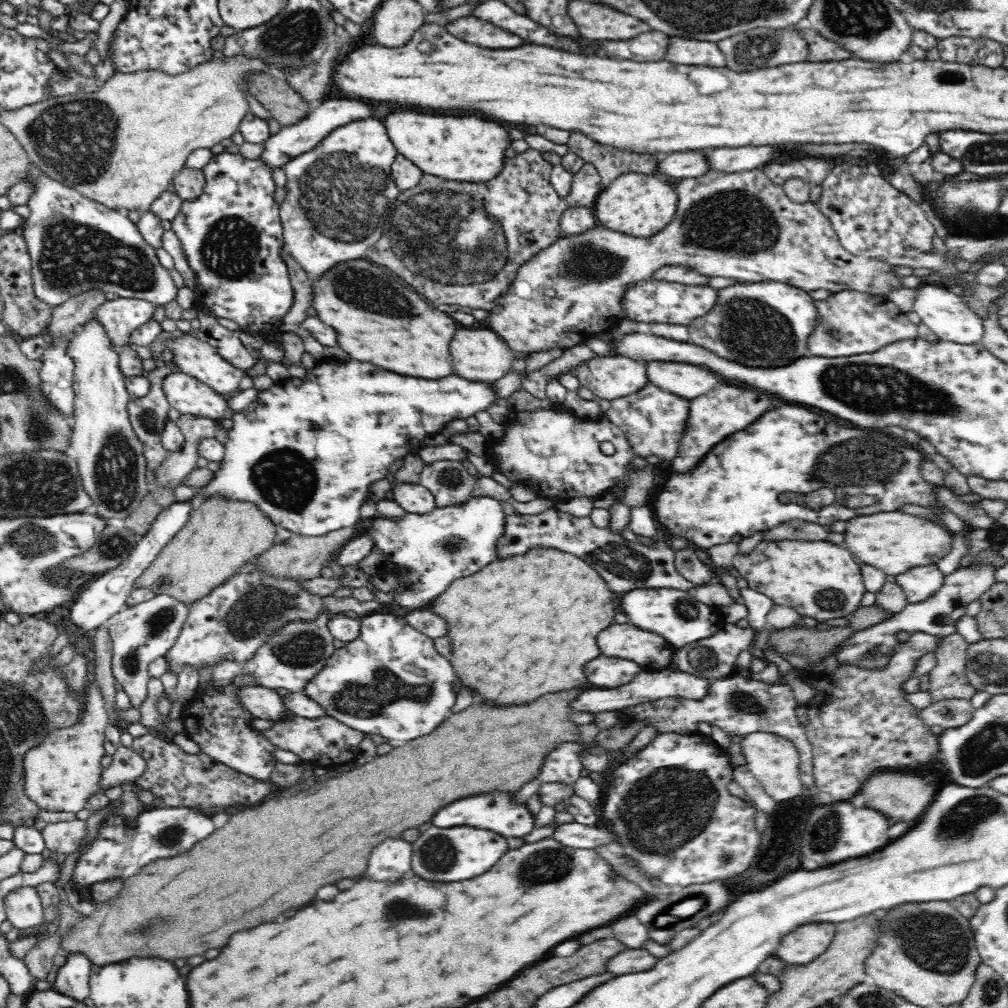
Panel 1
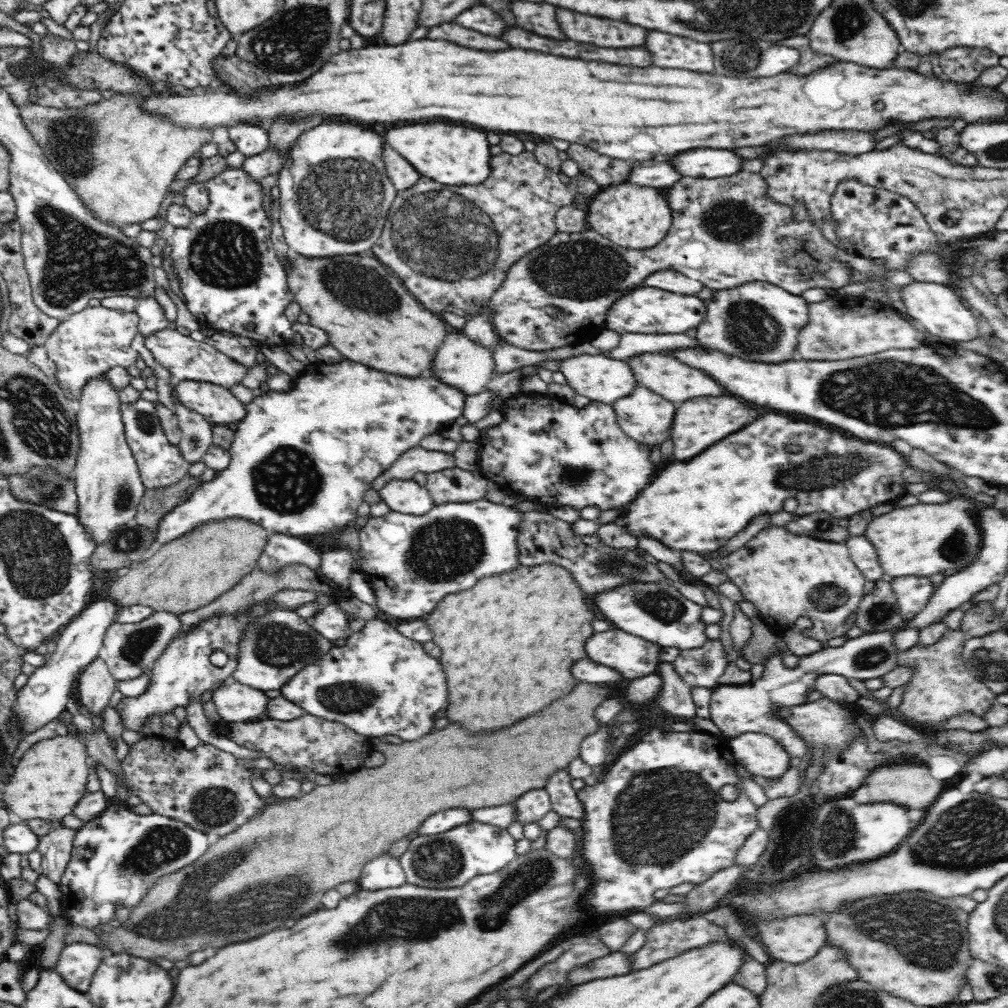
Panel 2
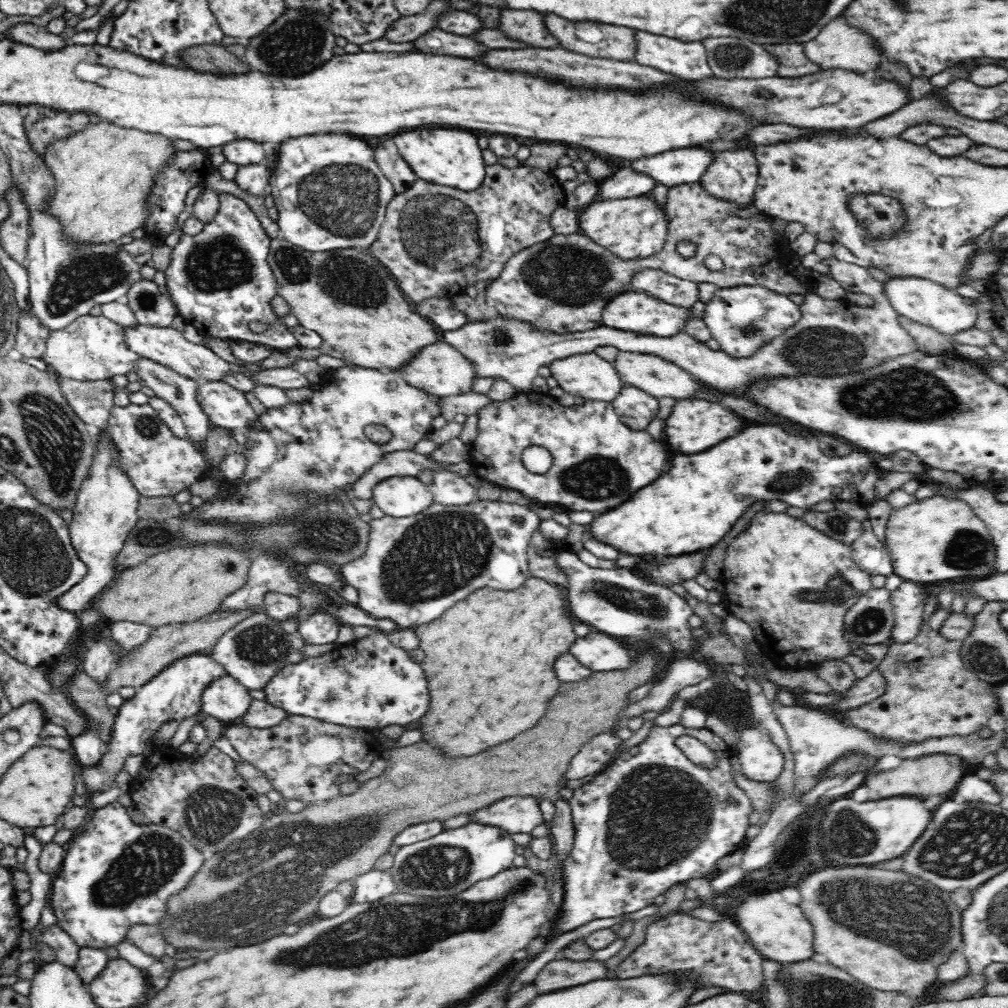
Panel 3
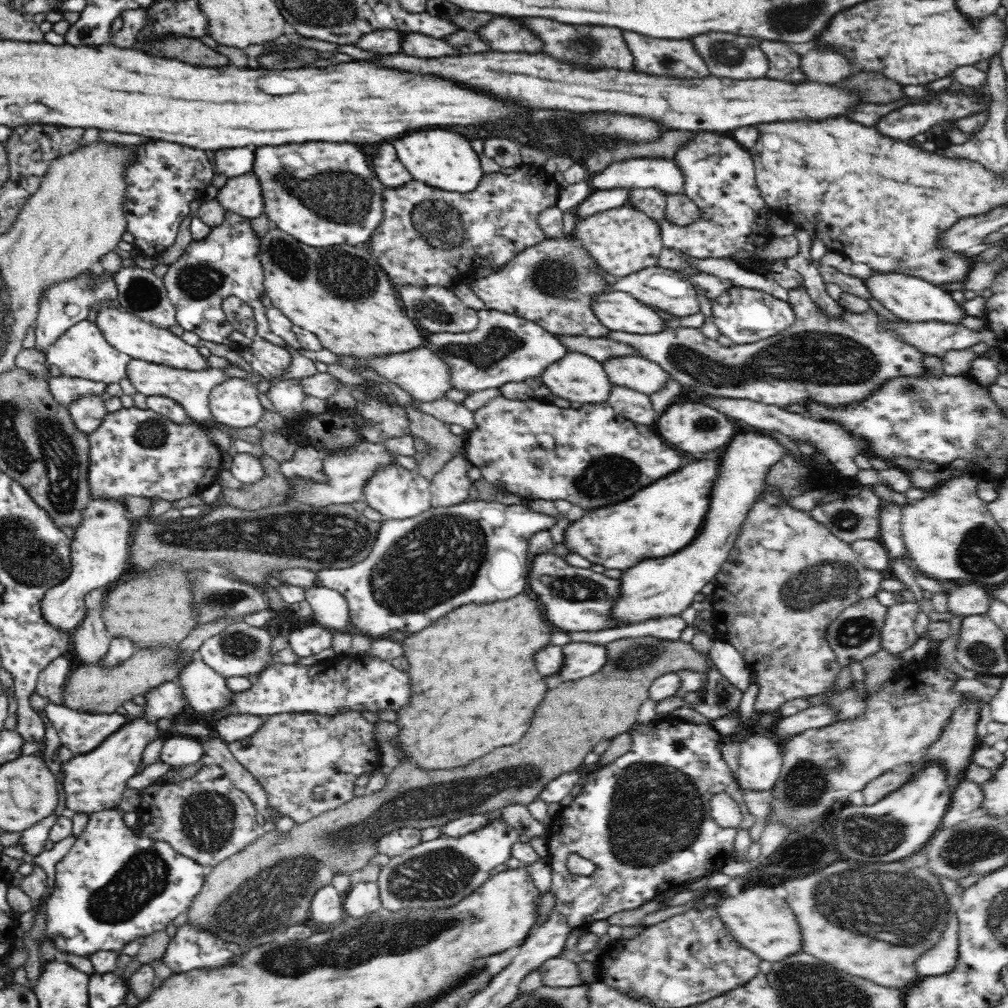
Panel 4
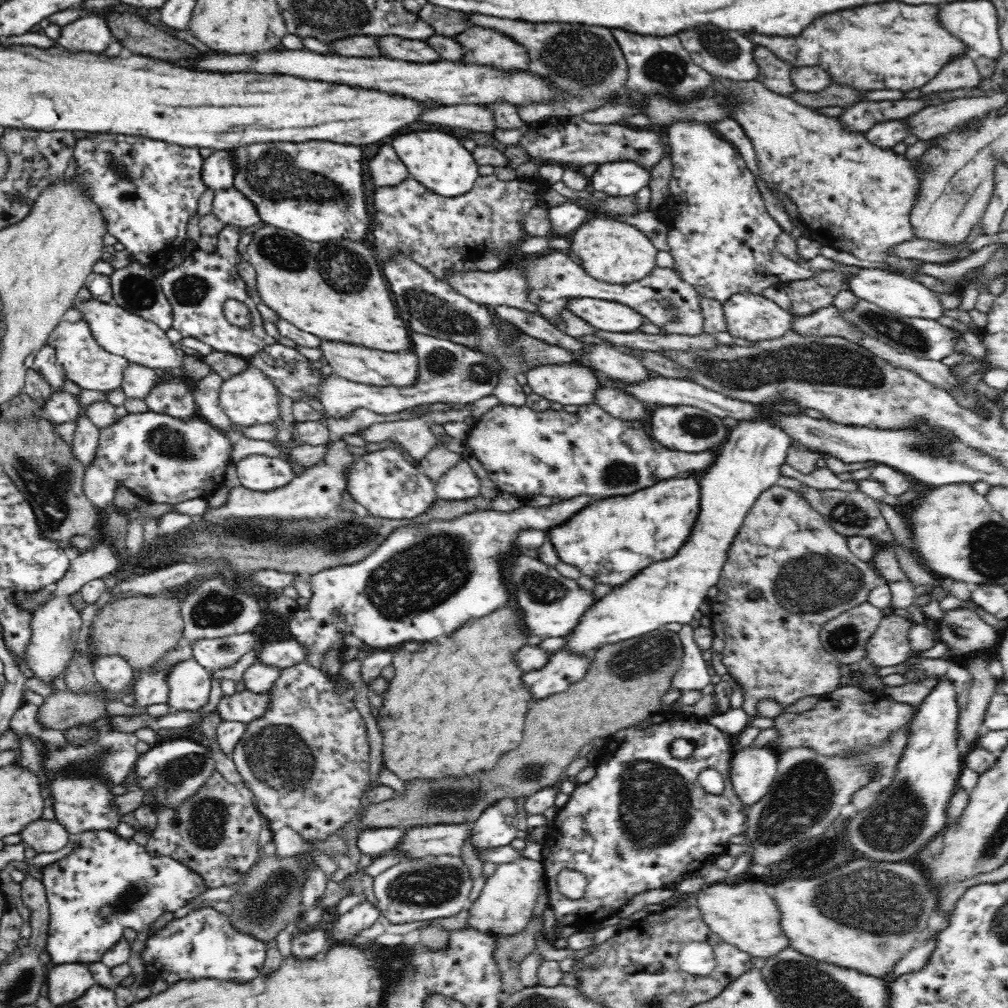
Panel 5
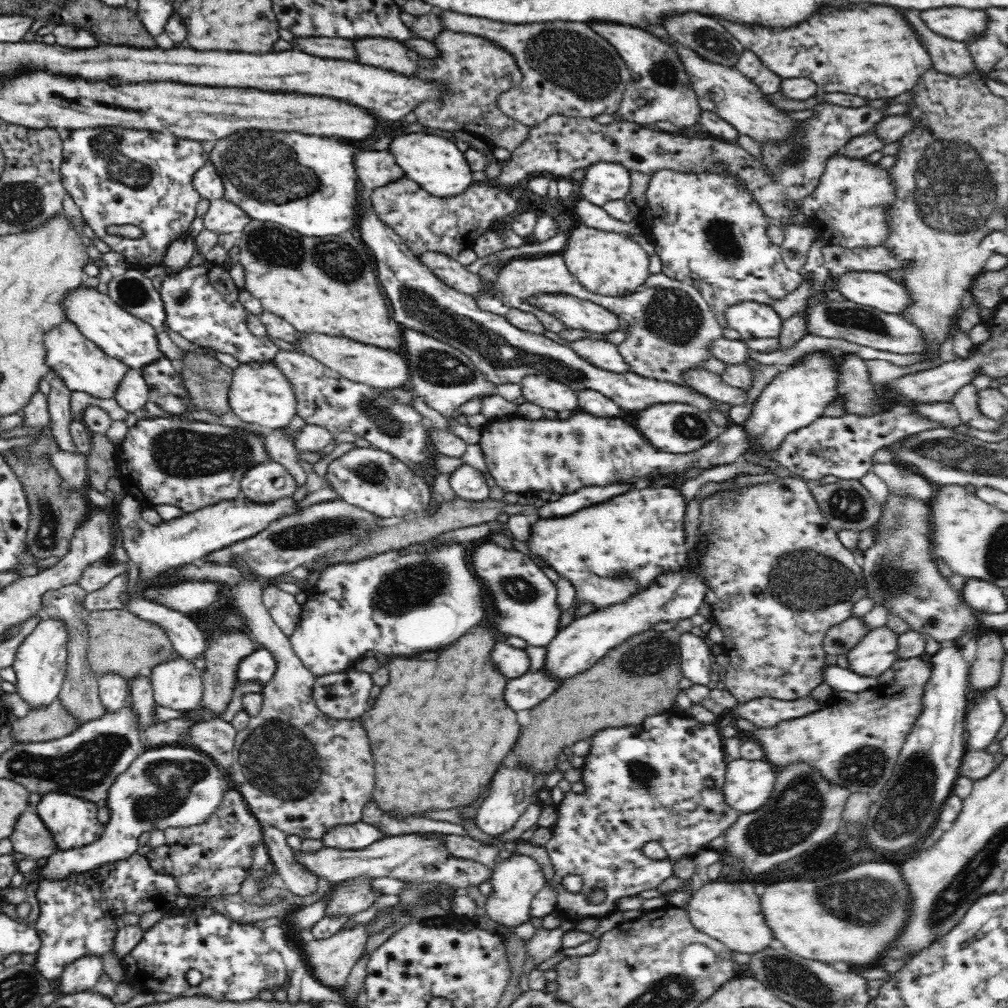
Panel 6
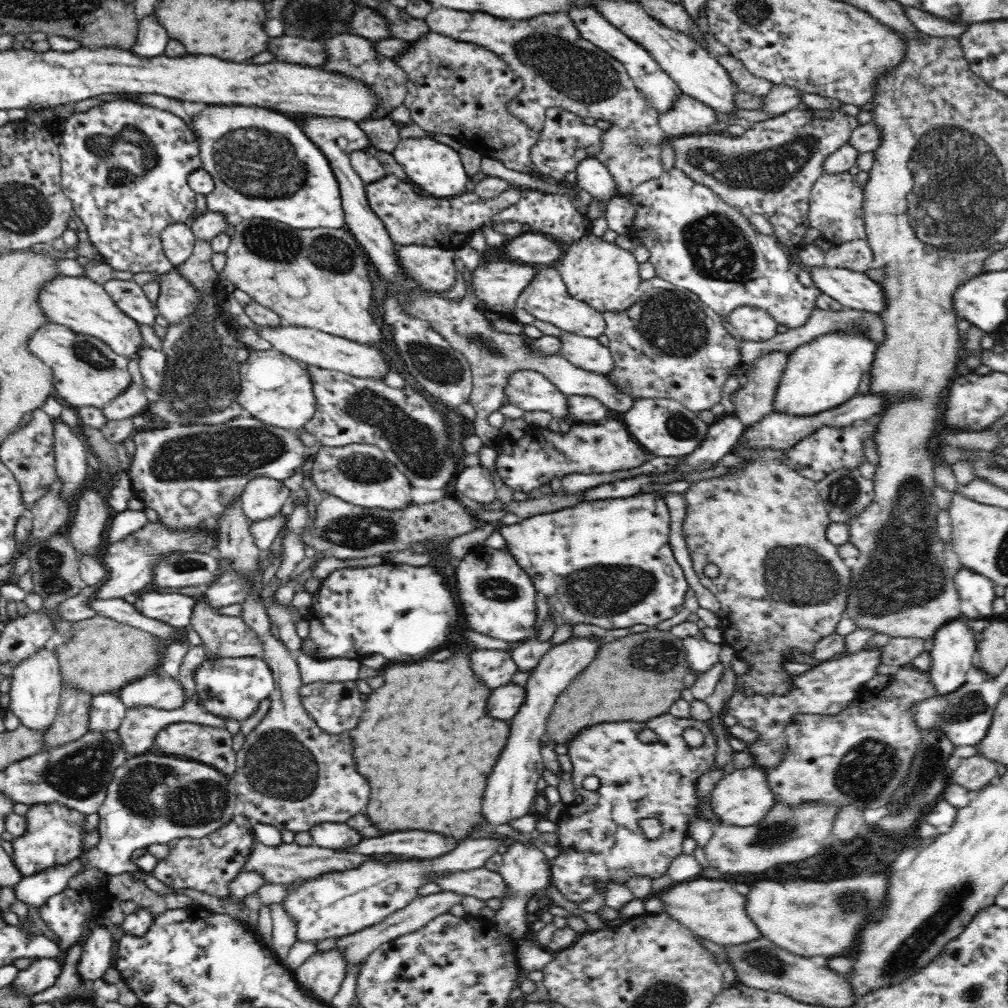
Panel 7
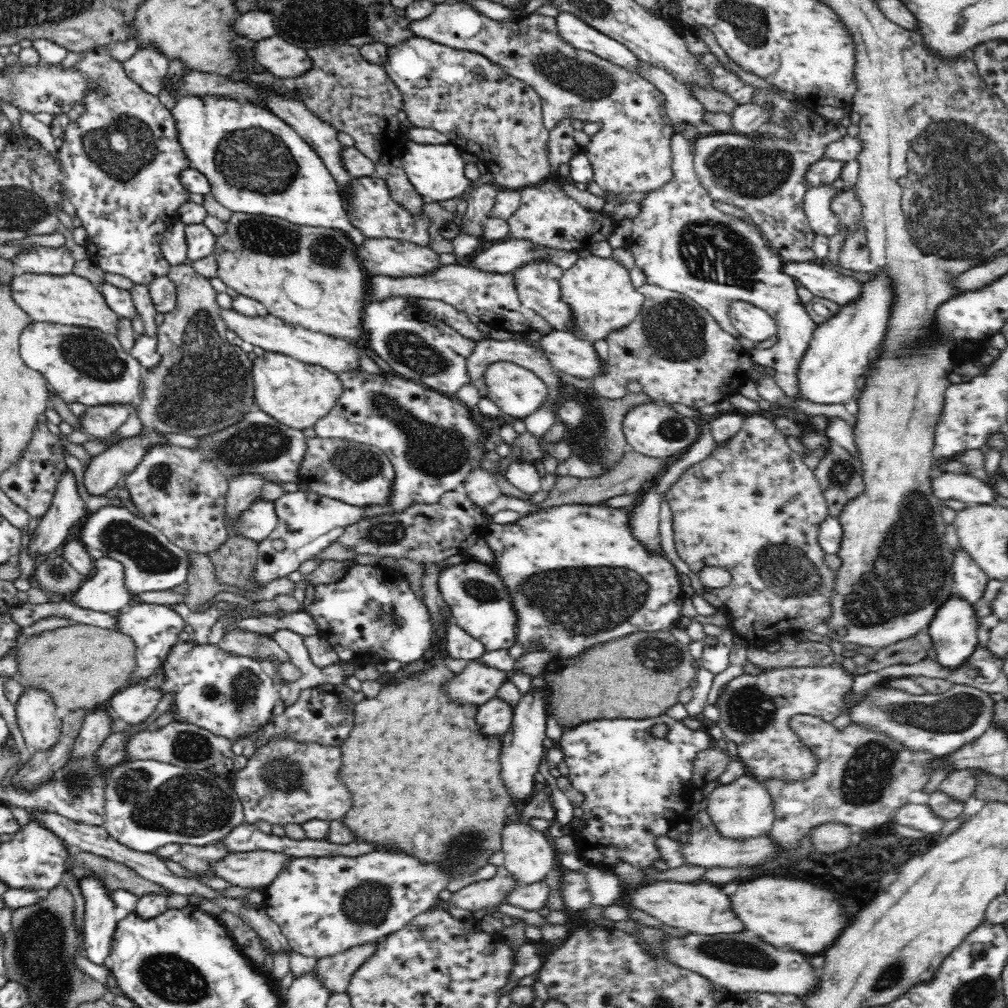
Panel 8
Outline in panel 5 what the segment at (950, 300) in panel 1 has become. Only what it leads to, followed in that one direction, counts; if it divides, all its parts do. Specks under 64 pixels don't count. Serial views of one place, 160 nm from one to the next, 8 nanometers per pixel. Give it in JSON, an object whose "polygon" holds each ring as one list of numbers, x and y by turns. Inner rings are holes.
{"polygon":[[861,268,846,282,847,286,849,286,848,290,852,290,852,293,858,298,876,304,876,306,882,307,885,311,894,312,908,318,938,320,946,312,946,308,942,306,940,298,930,288,926,288,920,282,911,280,906,275,895,274,887,269]]}

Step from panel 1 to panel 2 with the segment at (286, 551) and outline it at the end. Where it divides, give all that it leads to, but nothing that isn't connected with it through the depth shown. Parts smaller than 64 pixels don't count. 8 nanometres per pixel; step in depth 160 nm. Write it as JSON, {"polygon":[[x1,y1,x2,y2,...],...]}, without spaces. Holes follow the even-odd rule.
{"polygon":[[288,563,282,568,266,571,266,569,254,567,250,572,247,572,232,588,229,588,224,594,216,597,210,604,203,607,183,612,179,614,182,621,182,629,190,628,200,619,204,619,213,613,236,613,244,611,244,608,250,608,252,604,258,601,264,601,270,597,274,597,276,593,282,590,312,590,318,591,318,594,332,595,332,586,326,582,324,576,320,572,311,569,309,566,302,563]]}

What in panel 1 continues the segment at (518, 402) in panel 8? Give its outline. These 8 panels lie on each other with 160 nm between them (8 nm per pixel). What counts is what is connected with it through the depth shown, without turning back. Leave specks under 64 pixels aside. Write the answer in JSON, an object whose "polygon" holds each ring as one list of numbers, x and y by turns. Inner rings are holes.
{"polygon":[[620,356,592,358,578,366,577,380,607,401,639,392,649,384,647,363]]}

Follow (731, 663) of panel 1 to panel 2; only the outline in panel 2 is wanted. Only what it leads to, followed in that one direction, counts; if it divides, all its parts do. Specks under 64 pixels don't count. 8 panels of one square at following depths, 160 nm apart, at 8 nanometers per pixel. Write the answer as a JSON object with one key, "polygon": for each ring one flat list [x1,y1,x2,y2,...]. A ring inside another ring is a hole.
{"polygon":[[706,640,702,646,681,650,673,663,678,676,691,687,712,688,728,666,728,650,722,640]]}

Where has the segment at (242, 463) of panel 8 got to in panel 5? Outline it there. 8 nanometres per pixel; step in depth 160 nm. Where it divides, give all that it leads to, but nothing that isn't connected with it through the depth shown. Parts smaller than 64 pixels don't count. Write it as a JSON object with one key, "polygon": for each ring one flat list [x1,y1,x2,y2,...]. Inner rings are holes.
{"polygon":[[151,411,137,414,130,412,127,413,126,416,122,416,122,418,118,418,114,424,110,424,109,426,106,426,106,428,99,428,98,433,99,440,94,456,92,457,92,460,90,460,90,462,85,466,83,492,87,497,87,500,102,514,114,507,115,494,120,488,127,488,128,490,131,490,131,492,134,492,138,497,141,497,146,502,161,503,172,506,195,498,206,499,207,496,214,494,216,489,223,486,225,475,224,472,226,472,226,468,232,464,229,453,230,446,232,446,232,442,230,440,231,436,218,431,218,429,212,427,210,424,198,419,180,420,172,418,172,416,168,416,166,414,158,414]]}

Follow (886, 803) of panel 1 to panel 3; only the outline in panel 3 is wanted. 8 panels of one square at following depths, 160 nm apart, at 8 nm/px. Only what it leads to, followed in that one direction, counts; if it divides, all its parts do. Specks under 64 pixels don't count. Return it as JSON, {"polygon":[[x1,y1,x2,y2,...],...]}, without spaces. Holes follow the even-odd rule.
{"polygon":[[932,754,916,760,904,759,896,768,882,770,874,776,865,777,866,784,870,788,870,801,892,798,892,796,912,796,918,800,926,800,930,796,951,795,964,776,963,764,964,761,951,754]]}

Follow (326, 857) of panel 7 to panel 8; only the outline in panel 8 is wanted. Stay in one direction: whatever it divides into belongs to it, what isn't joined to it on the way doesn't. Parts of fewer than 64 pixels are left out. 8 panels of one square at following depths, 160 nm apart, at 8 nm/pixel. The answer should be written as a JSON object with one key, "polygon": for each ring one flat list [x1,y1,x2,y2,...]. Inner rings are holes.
{"polygon":[[258,850,228,854,213,865,215,876,231,886,244,889,264,889,270,885,291,860,284,854]]}

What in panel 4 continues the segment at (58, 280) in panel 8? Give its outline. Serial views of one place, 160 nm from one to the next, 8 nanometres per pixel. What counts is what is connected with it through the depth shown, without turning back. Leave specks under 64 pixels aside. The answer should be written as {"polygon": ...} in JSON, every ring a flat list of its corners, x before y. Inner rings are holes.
{"polygon":[[99,306,96,323,103,329,108,342,120,352,124,352,131,359,138,359,170,368,184,371,204,371,210,369,210,362,206,356,198,352,198,347,187,344,180,336,172,333,170,329,160,328,150,324,133,314,110,306]]}

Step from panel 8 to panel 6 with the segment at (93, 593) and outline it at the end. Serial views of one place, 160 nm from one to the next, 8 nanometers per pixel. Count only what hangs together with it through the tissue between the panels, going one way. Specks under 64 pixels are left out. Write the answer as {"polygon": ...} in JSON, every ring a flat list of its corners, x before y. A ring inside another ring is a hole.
{"polygon":[[129,495,117,499,117,502,119,516,116,522,120,527,124,550,130,560,138,566,139,580,148,582,176,567,195,563,209,552,251,537,268,528,275,520,298,515,303,511,300,502,296,502,294,496,280,498,268,504,261,504,243,496,222,500,218,504,199,508,191,513,186,512,166,524,152,525,142,519,138,509,140,504]]}

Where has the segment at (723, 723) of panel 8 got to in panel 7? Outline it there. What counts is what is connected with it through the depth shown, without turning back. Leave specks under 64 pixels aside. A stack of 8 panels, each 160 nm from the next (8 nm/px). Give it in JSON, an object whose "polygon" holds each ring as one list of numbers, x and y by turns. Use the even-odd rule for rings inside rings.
{"polygon":[[862,648,854,654,845,653,839,659,822,661,802,676,792,676,795,688,787,696,746,696,740,691,734,693,724,705,724,713,734,716,737,723,760,733,760,740,753,744,742,744,754,756,755,765,766,770,776,768,780,754,784,752,784,730,798,715,833,715,840,712,845,704,855,698,864,683,872,680,883,663,883,648]]}

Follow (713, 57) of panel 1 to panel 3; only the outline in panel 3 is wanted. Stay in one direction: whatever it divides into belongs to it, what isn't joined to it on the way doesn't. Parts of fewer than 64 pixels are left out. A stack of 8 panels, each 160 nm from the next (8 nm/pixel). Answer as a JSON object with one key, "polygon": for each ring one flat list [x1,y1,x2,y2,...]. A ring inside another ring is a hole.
{"polygon":[[638,32,636,62,644,66,660,68,660,72,688,80,704,80,712,78,706,58,704,43,680,42,670,36]]}

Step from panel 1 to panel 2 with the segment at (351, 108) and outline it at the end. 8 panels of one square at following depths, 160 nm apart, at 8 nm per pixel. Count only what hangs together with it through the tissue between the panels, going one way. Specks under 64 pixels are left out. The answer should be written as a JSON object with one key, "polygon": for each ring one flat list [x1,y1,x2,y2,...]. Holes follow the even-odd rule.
{"polygon":[[294,142,283,149,278,147,269,146,266,150,259,152,254,156,246,158,242,168,246,172,250,173,254,179,259,180,266,178,266,176,272,176,272,174,278,174,280,170,290,161,292,148,294,148]]}

